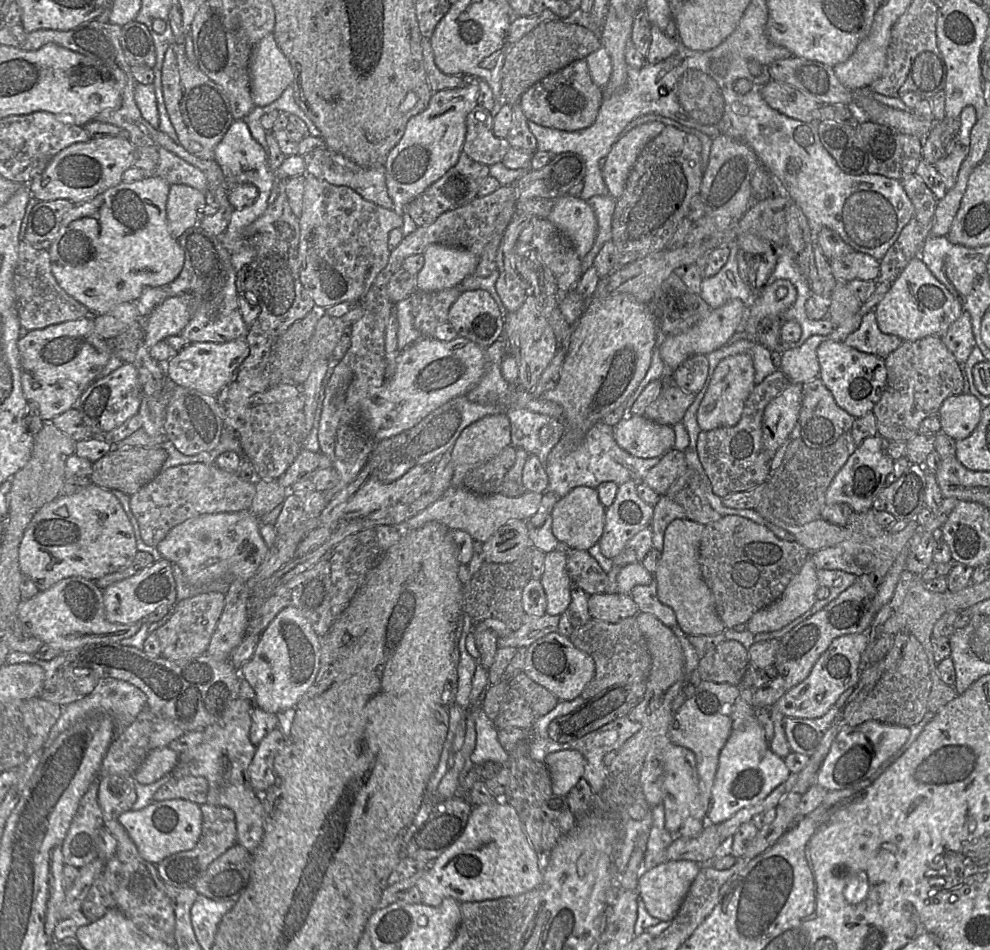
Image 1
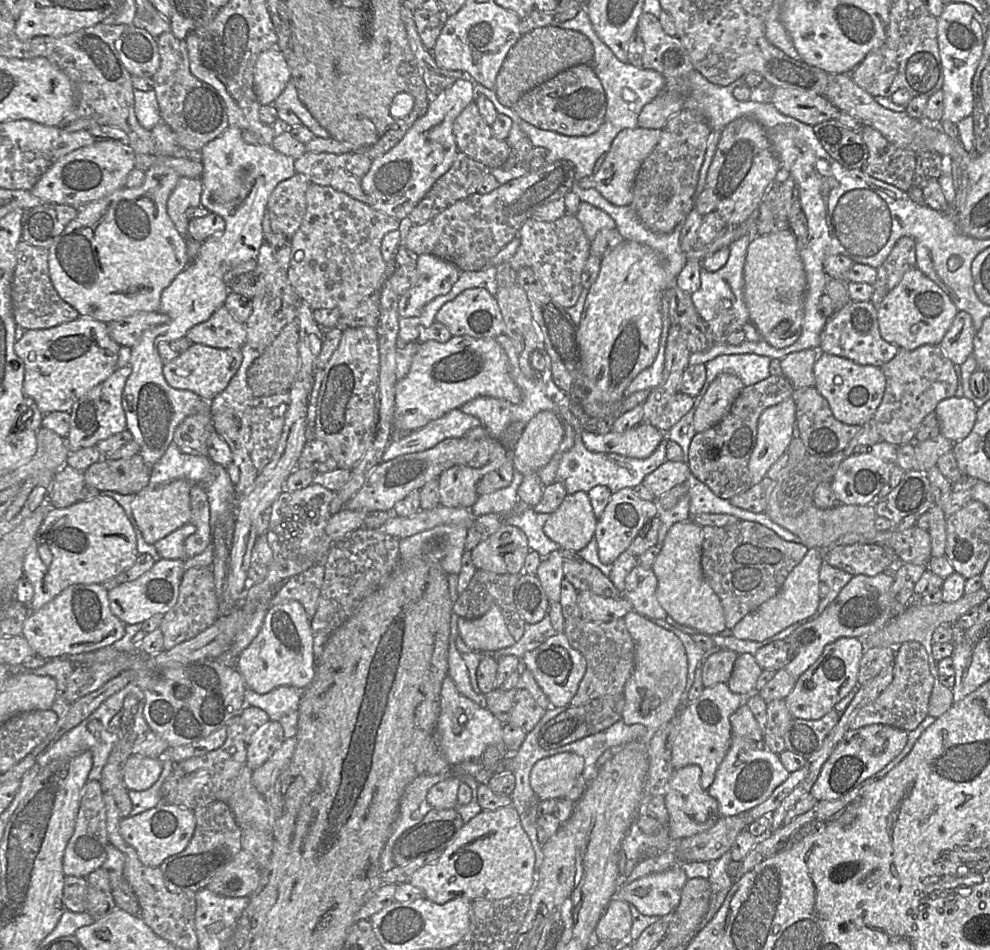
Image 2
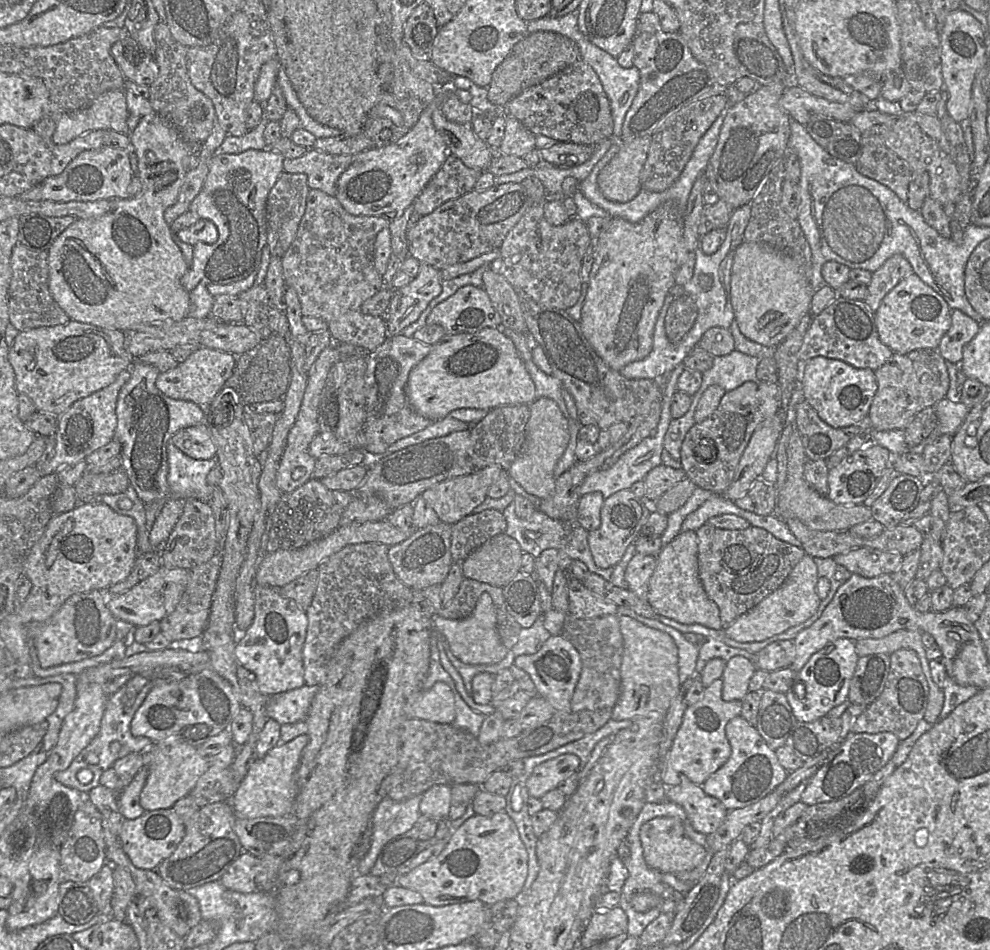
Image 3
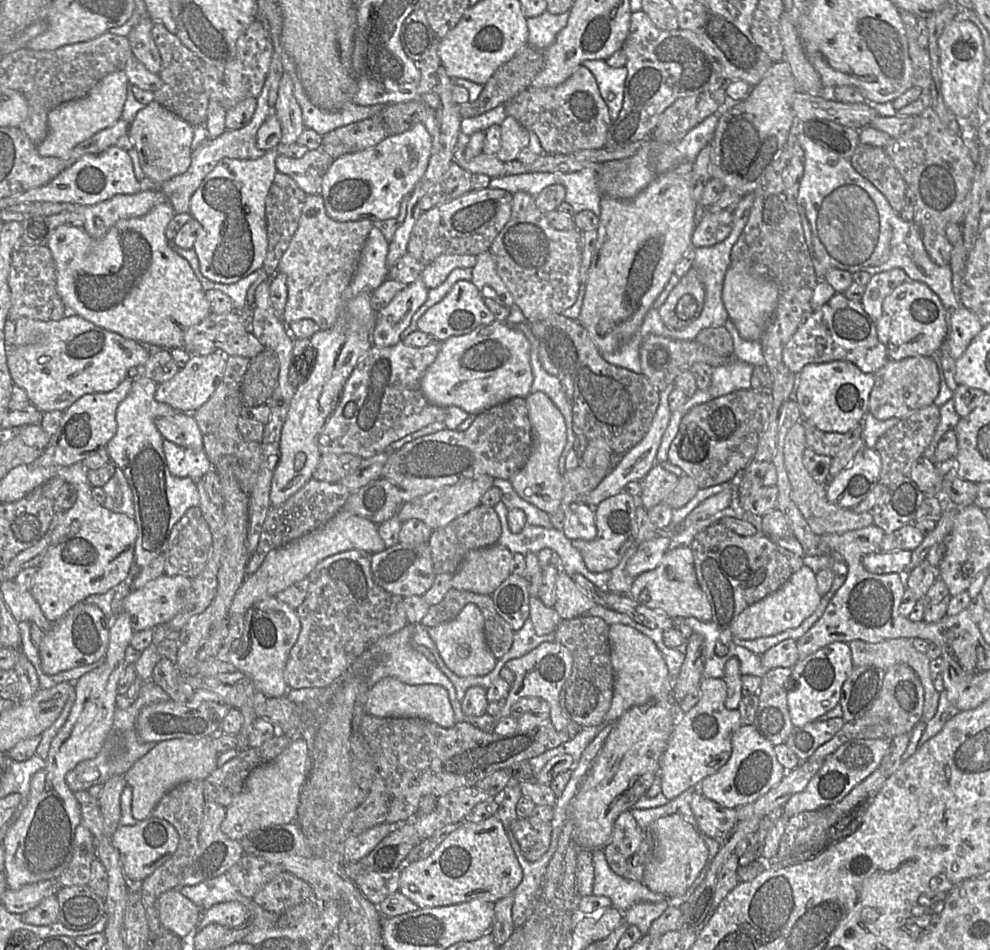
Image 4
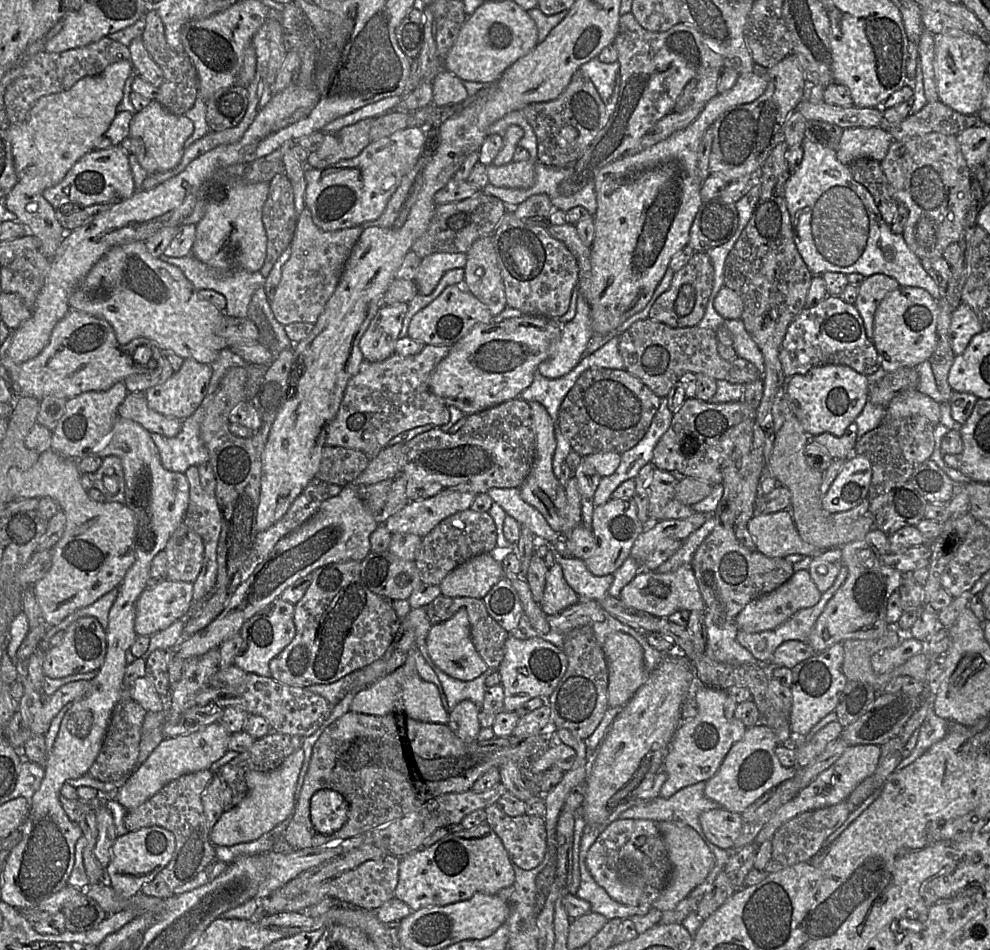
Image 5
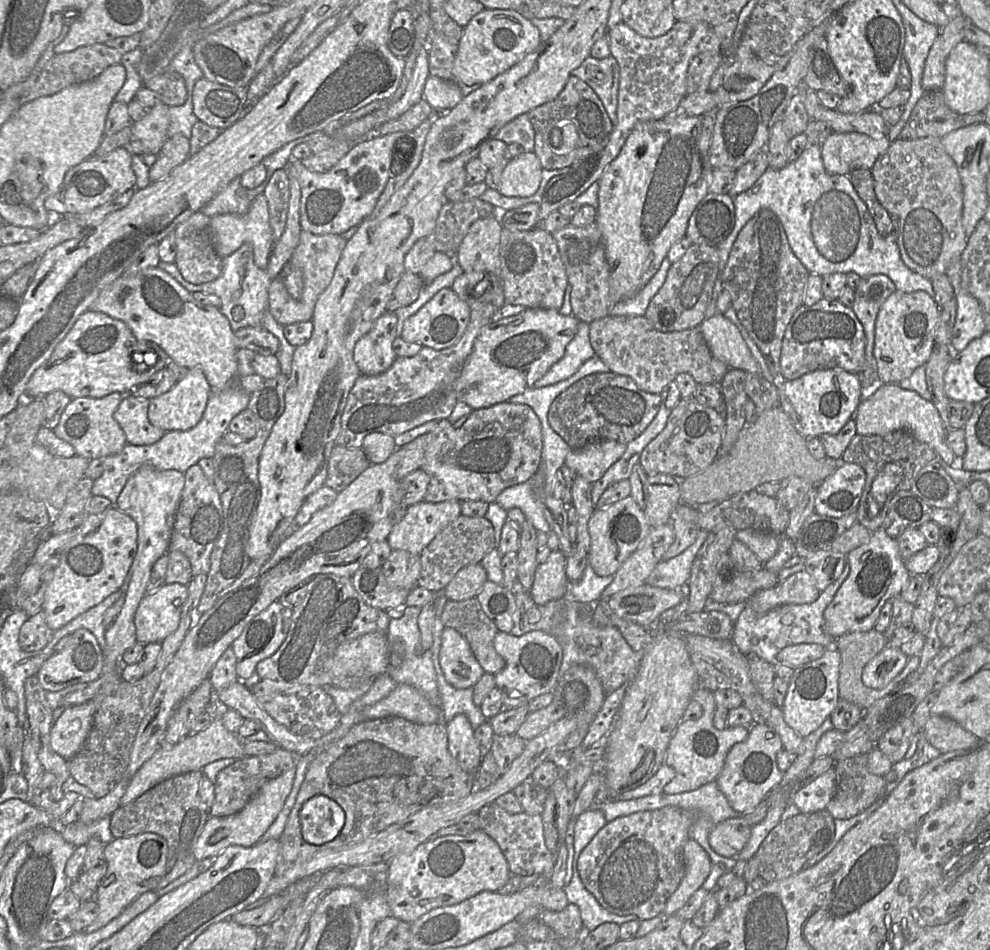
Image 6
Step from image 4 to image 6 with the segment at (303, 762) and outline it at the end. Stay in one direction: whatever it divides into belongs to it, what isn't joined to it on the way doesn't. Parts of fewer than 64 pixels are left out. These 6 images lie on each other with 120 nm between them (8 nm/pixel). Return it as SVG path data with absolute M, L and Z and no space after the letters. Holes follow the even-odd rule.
M292 768L269 780L243 809L233 815L225 817L210 816L195 844L194 856L196 861L208 857L217 857L231 845L250 847L257 844L283 809L292 790L295 774L296 768Z

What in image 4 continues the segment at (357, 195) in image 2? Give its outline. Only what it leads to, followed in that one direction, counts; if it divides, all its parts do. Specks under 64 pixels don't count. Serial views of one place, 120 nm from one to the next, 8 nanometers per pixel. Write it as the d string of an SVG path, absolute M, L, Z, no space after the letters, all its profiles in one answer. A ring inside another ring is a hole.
M320 147L298 159L279 154L275 165L278 172L291 177L309 195L321 193L323 177L333 161L334 158Z

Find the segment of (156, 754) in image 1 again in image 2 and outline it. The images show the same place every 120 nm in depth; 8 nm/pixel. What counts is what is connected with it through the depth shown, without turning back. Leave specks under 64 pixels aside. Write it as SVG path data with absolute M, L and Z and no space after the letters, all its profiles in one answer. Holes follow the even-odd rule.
M131 755L123 767L123 782L128 790L143 791L159 778L164 758Z

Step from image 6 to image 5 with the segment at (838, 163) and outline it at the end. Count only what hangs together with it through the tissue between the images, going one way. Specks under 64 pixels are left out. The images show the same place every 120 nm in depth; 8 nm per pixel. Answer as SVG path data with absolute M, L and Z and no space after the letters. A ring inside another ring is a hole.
M882 127L844 129L836 157L844 165L860 158L881 162L893 141L890 133Z

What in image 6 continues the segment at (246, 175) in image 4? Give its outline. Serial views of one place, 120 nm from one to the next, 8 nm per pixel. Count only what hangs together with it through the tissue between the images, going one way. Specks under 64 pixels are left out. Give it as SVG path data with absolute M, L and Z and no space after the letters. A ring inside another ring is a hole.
M264 192L255 197L248 212L244 215L219 214L210 218L208 232L215 251L220 258L223 259L231 255L244 243L249 243L253 248L255 265L262 270L266 270L274 247L274 241L270 225L268 203Z

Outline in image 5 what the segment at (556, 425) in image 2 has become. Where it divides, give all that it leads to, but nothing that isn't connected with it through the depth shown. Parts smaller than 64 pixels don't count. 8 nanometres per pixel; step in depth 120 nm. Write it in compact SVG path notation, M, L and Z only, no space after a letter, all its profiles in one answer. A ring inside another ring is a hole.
M528 402L532 411L532 418L536 433L535 456L525 481L520 486L522 499L536 508L546 519L551 528L560 534L566 532L566 493L565 488L560 484L553 473L552 459L556 448L554 434L554 423L545 407L539 402Z

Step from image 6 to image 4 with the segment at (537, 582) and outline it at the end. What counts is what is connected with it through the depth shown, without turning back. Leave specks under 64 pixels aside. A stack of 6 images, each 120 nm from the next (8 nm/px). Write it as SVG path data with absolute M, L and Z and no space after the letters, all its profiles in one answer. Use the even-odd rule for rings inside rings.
M560 569L556 581L556 602L553 608L561 619L584 616L597 603L583 592L563 569Z

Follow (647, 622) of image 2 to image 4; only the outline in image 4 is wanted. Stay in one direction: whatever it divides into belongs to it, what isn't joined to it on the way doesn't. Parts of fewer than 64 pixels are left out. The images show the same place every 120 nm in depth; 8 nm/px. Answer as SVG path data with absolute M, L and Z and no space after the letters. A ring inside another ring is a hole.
M614 624L610 626L609 640L614 671L614 694L604 723L617 721L627 710L647 703L660 693L671 693L673 679L660 650L654 641L635 628Z

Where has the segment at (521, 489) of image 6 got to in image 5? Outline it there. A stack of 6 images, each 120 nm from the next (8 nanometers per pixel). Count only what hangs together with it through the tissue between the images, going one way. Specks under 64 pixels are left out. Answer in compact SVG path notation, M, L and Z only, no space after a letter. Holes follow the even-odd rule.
M491 488L487 494L505 513L514 518L520 526L529 528L538 540L553 543L566 534L554 531L544 516L533 506L525 502L520 494L520 488Z

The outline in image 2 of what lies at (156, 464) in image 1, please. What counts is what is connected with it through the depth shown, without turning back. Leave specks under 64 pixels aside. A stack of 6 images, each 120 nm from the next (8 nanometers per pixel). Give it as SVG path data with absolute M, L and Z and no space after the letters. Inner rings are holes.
M140 454L127 459L103 458L85 472L85 484L99 491L136 495L150 484L152 467Z

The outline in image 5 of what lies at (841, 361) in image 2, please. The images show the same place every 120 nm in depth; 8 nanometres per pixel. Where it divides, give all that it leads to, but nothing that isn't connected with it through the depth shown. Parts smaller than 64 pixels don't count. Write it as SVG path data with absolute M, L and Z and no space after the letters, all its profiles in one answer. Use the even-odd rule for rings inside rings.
M823 365L788 378L785 392L792 414L809 437L822 433L841 437L869 398L869 380L846 365Z

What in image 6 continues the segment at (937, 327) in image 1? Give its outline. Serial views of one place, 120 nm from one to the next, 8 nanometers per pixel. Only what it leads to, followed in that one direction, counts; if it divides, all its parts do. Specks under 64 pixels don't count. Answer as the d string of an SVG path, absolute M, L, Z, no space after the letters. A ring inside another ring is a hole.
M896 290L884 301L876 317L873 351L880 382L897 384L909 377L917 367L927 363L934 348L939 315L940 308L935 300L924 291L907 293Z

